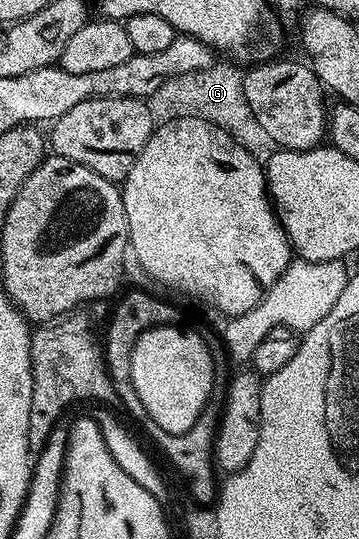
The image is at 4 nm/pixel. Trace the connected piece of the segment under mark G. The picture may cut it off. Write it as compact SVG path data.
M212 66L203 71L190 72L187 75L174 76L171 80L163 83L155 93L148 97L147 105L151 112L152 119L158 123L165 121L175 121L181 117L201 118L202 121L213 122L219 129L225 130L239 145L245 146L261 162L265 162L273 153L278 151L278 144L273 142L273 138L262 127L257 118L253 115L253 110L249 109L249 102L245 99L243 76L233 67Z

